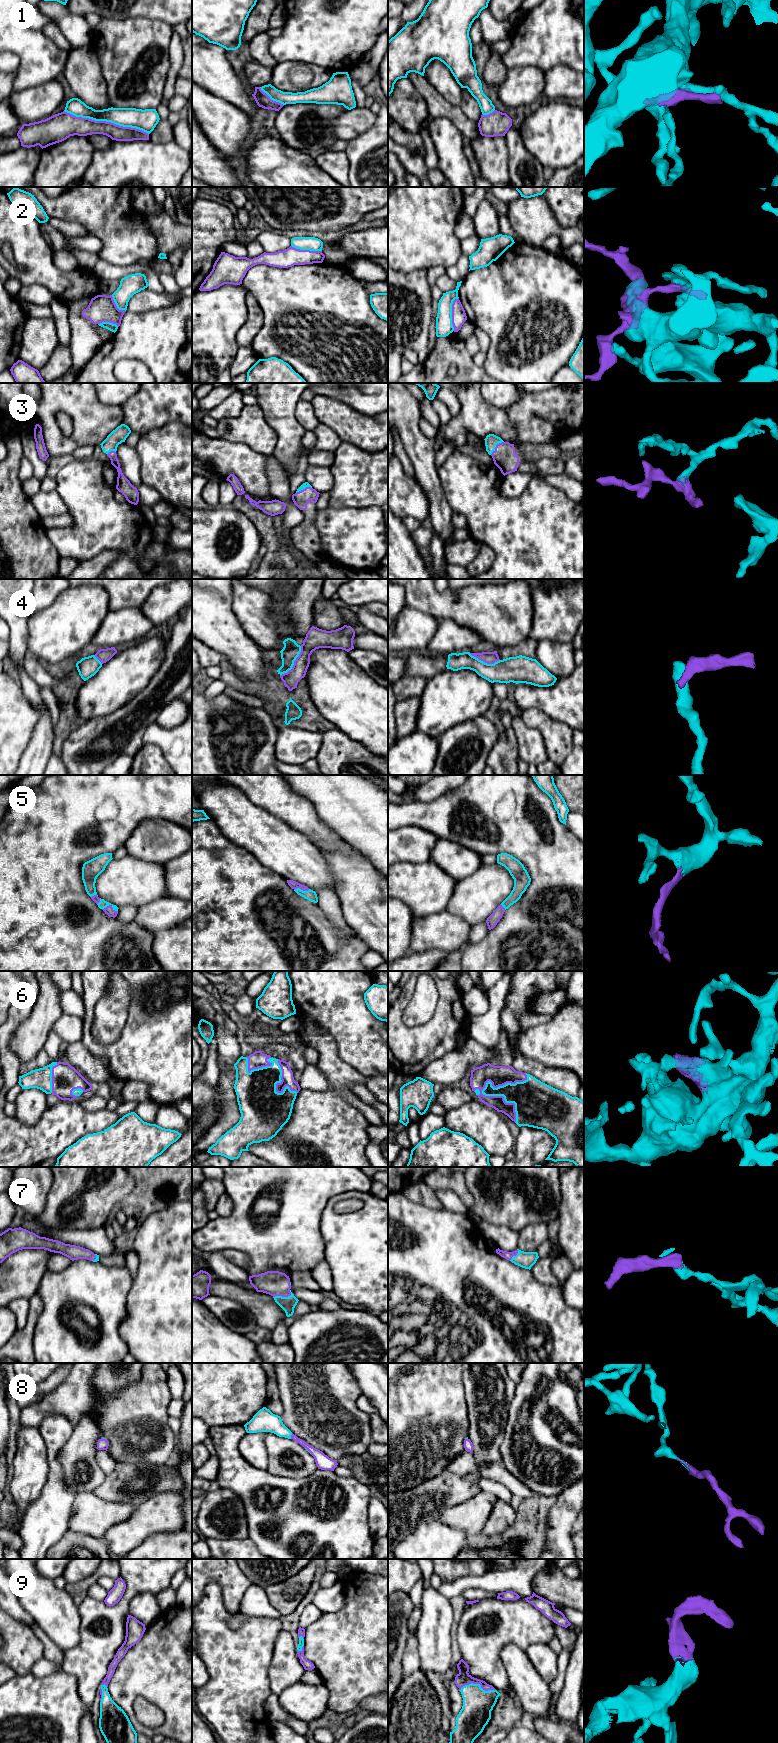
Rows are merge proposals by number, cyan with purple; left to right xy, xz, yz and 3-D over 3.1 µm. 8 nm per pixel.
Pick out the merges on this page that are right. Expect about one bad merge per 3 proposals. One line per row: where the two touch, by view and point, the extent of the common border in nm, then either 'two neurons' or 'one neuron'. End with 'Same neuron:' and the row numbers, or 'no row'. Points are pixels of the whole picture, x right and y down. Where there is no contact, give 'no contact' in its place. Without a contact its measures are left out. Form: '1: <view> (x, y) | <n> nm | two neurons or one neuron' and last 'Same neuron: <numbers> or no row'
1: xy (106, 121) | 700 nm | two neurons
2: yz (451, 313) | 280 nm | two neurons
3: yz (495, 446) | 160 nm | one neuron
4: xz (293, 663) | 300 nm | two neurons
5: xy (110, 904) | 130 nm | one neuron
6: yz (504, 1098) | 460 nm | one neuron
7: xz (281, 1296) | 160 nm | one neuron
8: xz (290, 1436) | 50 nm | one neuron
9: yz (478, 1684) | 280 nm | one neuron
Same neuron: 3, 5, 6, 7, 8, 9

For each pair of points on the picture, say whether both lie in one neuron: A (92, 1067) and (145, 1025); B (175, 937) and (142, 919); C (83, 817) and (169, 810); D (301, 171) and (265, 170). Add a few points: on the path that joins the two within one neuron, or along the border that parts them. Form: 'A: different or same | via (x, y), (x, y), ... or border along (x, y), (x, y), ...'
A: different | border along (83, 1045), (107, 1060), (112, 1076)
B: different | border along (181, 922), (153, 933)
C: same | via (101, 795), (147, 794)
D: same | via (292, 171), (274, 170)

